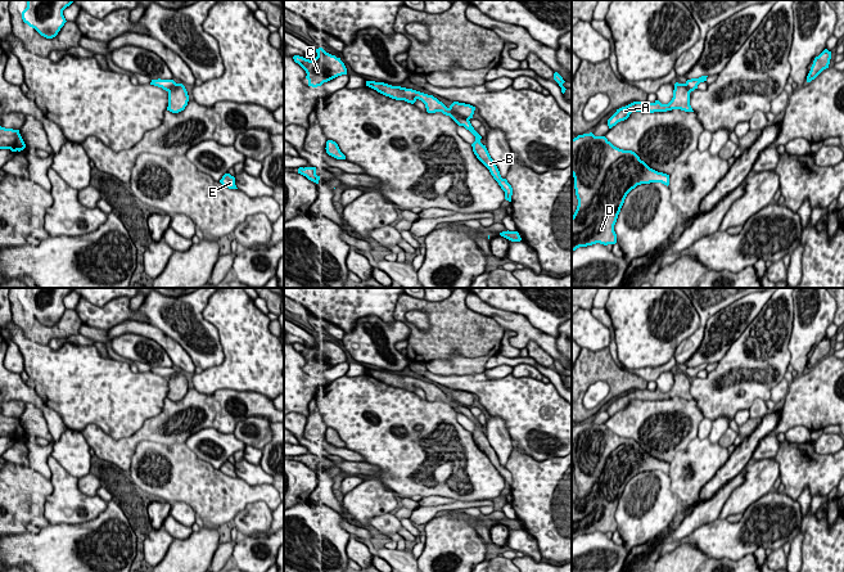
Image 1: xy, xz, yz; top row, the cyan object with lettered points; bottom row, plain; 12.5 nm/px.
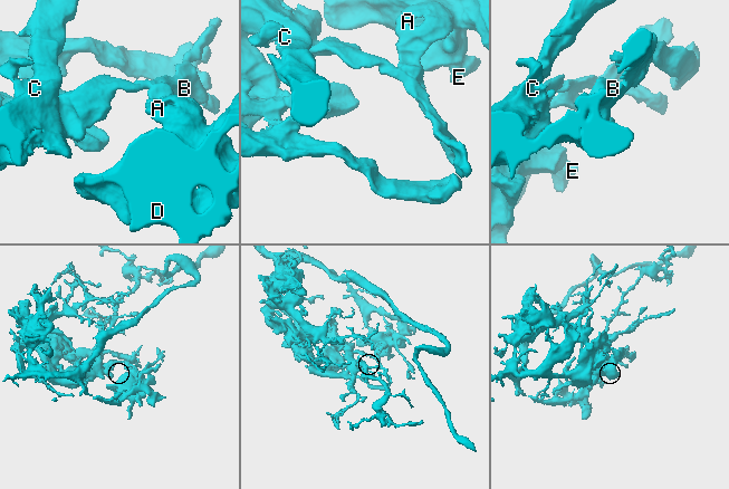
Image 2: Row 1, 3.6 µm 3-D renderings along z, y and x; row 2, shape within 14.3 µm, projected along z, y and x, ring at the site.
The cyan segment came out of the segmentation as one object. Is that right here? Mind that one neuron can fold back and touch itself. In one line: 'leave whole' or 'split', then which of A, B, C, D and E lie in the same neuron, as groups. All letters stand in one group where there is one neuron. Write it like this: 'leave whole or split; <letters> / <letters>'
leave whole; A B C D E

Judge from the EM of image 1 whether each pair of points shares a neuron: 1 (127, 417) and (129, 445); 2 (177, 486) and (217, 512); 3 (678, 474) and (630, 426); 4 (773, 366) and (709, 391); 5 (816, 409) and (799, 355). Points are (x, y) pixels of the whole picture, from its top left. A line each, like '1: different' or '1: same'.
1: different
2: same
3: different
4: same
5: different

